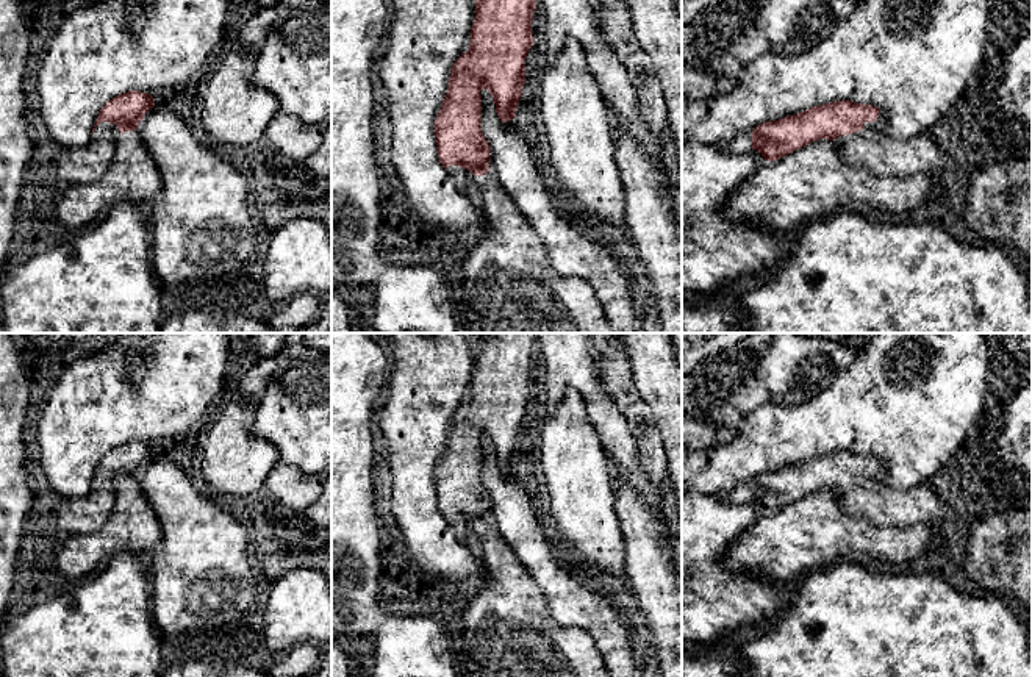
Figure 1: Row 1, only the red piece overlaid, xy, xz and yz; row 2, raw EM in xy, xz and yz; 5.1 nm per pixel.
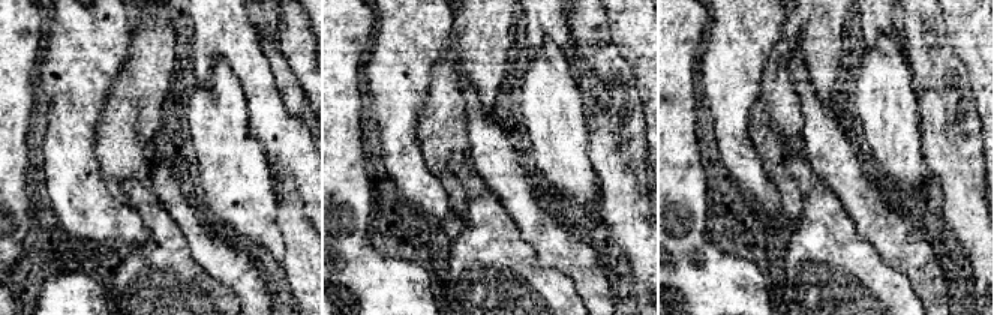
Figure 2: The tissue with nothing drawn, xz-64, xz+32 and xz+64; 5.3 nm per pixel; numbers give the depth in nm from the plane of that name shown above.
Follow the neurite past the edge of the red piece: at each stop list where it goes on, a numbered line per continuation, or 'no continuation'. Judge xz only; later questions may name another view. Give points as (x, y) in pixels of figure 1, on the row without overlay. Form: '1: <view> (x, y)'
1: xz (469, 535)

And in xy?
1: xy (86, 515)

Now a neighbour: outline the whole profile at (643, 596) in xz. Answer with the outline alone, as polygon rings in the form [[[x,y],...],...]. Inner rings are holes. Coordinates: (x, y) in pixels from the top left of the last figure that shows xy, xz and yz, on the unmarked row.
[[[597,333],[597,374],[607,396],[625,417],[638,449],[640,471],[663,493],[661,514],[624,478],[613,474],[615,508],[625,544],[625,572],[660,655],[661,677],[682,677],[682,571],[668,541],[665,493],[669,466],[652,410],[632,380],[629,355],[618,333]]]

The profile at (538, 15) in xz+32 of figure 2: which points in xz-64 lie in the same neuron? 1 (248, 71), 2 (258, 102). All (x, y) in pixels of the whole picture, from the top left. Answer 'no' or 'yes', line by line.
1: yes
2: yes

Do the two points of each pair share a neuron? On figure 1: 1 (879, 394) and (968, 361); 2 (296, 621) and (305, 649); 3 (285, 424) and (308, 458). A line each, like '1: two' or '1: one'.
1: one
2: two
3: one

